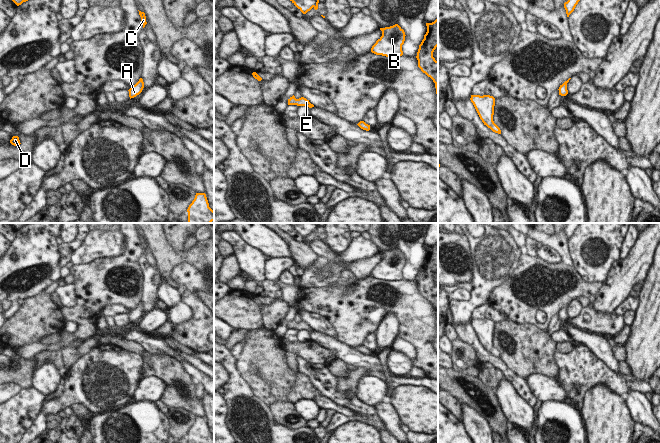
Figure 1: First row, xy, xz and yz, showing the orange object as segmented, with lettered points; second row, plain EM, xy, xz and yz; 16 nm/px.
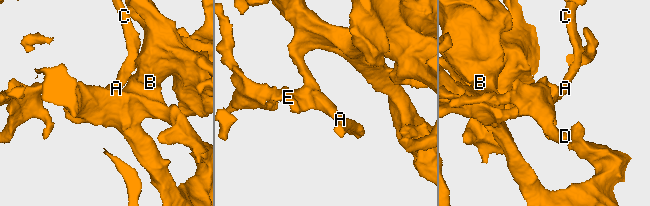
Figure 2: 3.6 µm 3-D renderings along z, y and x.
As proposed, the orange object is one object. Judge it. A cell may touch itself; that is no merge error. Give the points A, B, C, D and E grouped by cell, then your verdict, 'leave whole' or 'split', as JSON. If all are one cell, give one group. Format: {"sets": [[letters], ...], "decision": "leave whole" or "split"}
{"sets": [["A", "B", "C", "D", "E"]], "decision": "leave whole"}

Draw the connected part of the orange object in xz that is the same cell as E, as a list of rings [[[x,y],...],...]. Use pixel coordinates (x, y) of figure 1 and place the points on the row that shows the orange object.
[[[294,95],[288,99],[288,105],[306,106],[309,108],[314,107],[314,105],[311,104],[306,98],[301,97],[296,99]]]

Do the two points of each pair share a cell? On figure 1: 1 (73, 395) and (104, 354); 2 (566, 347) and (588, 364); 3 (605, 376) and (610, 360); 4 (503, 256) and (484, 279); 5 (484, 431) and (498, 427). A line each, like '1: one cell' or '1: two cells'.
1: one cell
2: two cells
3: two cells
4: one cell
5: two cells

